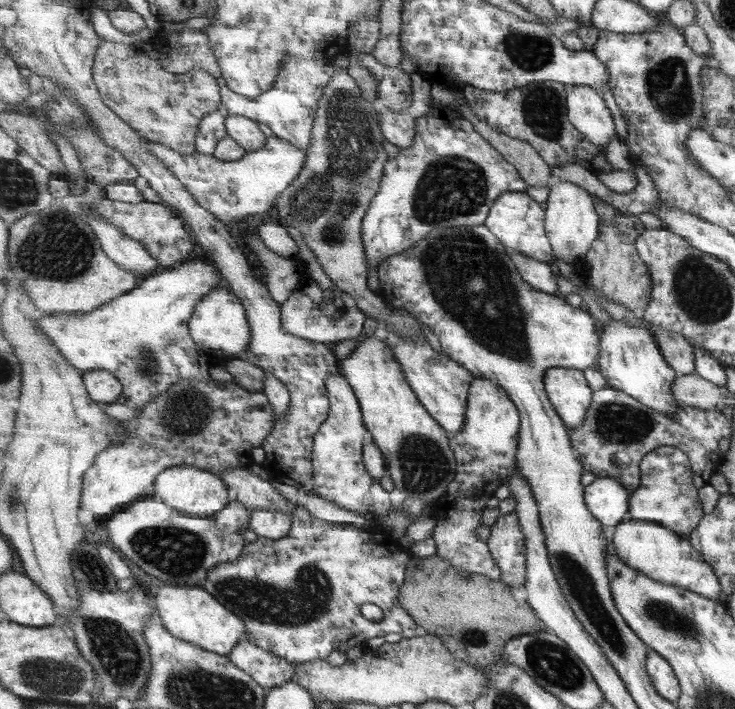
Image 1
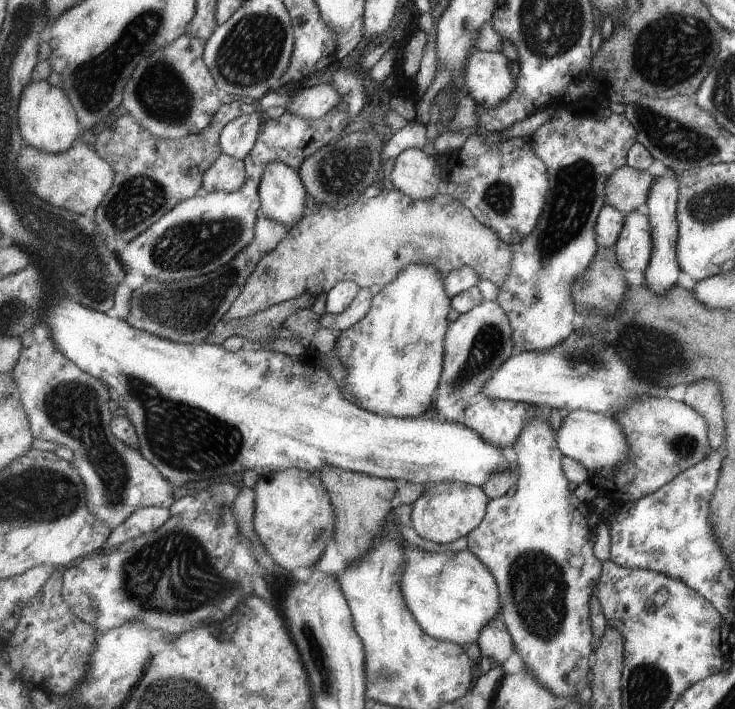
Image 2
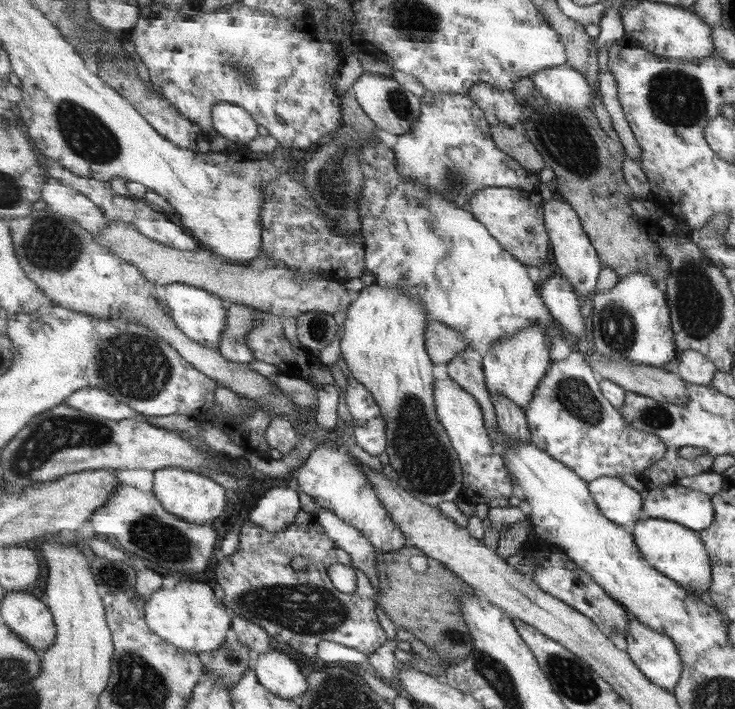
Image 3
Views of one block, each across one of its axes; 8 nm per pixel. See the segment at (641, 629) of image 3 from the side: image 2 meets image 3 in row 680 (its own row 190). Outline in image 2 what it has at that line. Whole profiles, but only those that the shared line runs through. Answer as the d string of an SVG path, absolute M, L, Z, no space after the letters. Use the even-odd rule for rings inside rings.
M669 167L667 175L655 177L653 188L649 192L649 200L647 200L646 212L649 216L652 226L653 253L652 261L648 270L644 271L645 281L649 288L655 290L655 294L665 296L669 294L669 290L673 290L677 286L681 268L677 258L677 238L679 238L679 222L677 218L678 200L680 197L680 183L677 173ZM671 172L675 177L668 176Z

